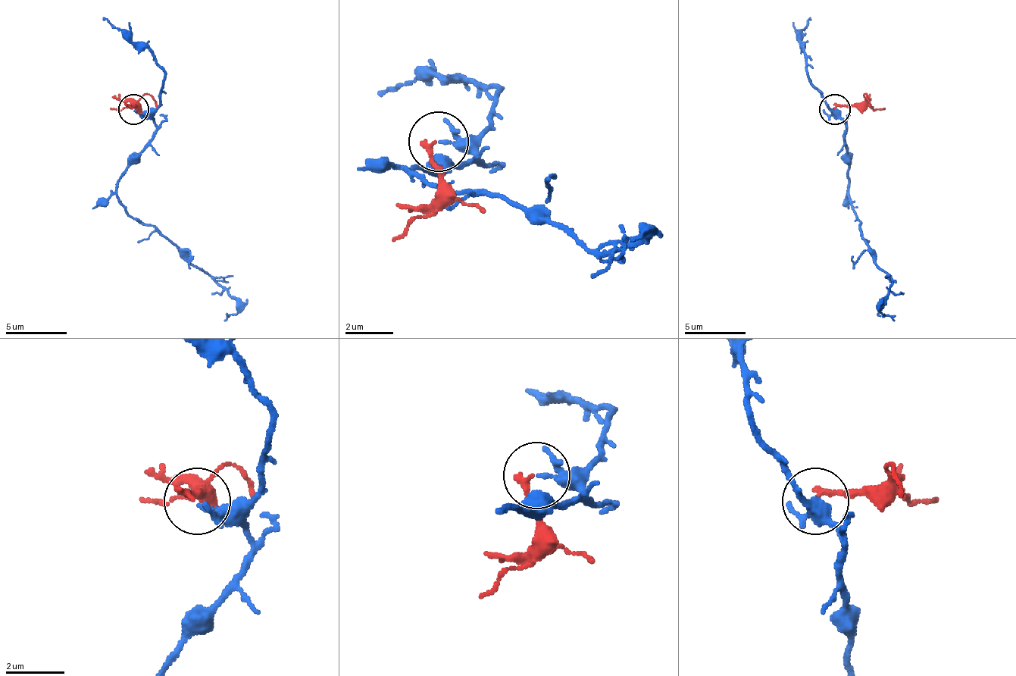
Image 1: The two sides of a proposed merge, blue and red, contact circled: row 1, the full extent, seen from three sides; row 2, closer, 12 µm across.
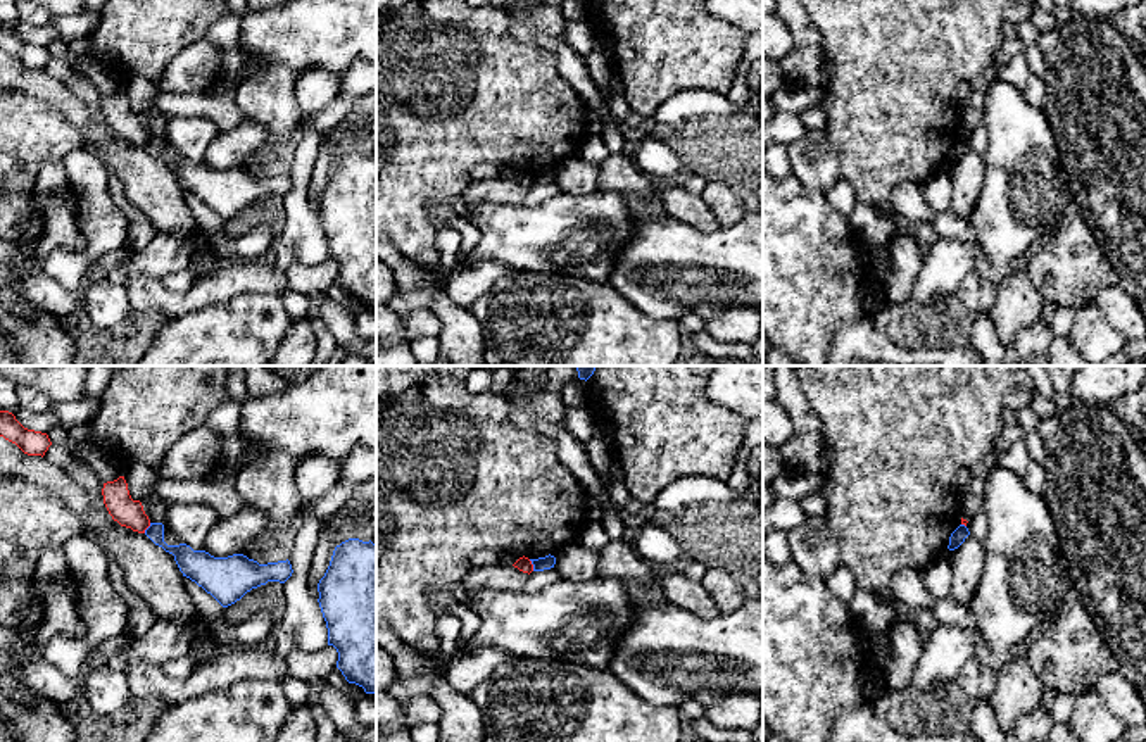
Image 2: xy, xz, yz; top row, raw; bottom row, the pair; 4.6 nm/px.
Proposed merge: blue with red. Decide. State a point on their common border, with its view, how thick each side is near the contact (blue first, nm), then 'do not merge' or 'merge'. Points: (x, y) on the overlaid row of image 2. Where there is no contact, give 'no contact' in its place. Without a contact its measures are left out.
xz (532, 563) | 60/70 nm | do not merge

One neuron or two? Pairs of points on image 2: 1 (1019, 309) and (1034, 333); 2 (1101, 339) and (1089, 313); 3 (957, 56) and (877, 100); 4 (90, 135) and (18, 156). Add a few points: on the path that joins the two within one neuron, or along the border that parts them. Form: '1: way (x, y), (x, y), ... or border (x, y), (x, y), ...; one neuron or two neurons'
1: border (1045, 304), (1039, 318), (1026, 326), (1007, 347); two neurons
2: way (1095, 332), (1089, 320); one neuron
3: way (938, 56), (922, 56), (896, 81); one neuron
4: border (56, 106), (80, 130), (83, 145); two neurons

